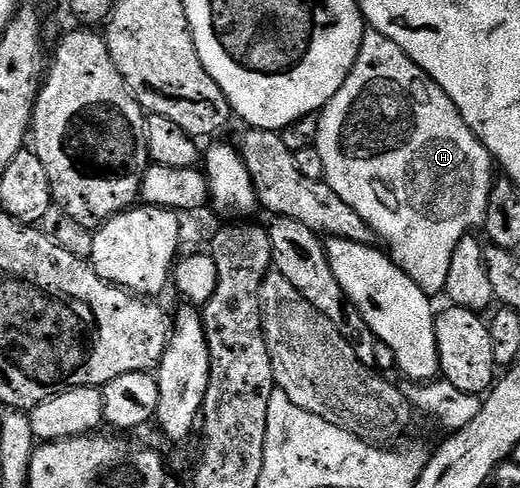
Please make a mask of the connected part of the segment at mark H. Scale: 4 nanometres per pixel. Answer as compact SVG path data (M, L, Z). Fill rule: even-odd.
M368 28L364 32L361 51L345 83L341 83L337 95L333 95L330 103L323 106L318 118L319 130L313 147L320 153L321 163L324 164L323 180L327 182L330 189L337 191L337 195L341 195L341 199L345 199L345 203L349 203L349 207L353 207L353 211L357 211L357 215L361 215L361 219L365 219L365 223L374 231L376 238L388 245L386 248L395 264L401 266L427 294L442 294L447 287L449 263L453 259L453 251L457 249L457 243L461 243L461 239L475 229L478 230L485 219L489 191L493 184L491 152L479 142L469 123L465 123L465 119L459 114L459 108L455 106L453 99L449 99L449 95L441 91L441 87L435 80L421 67L417 67L417 63L413 63L413 59L409 59L409 55L405 55L405 51L401 51L401 47L393 43L393 39L381 35L373 28Z

